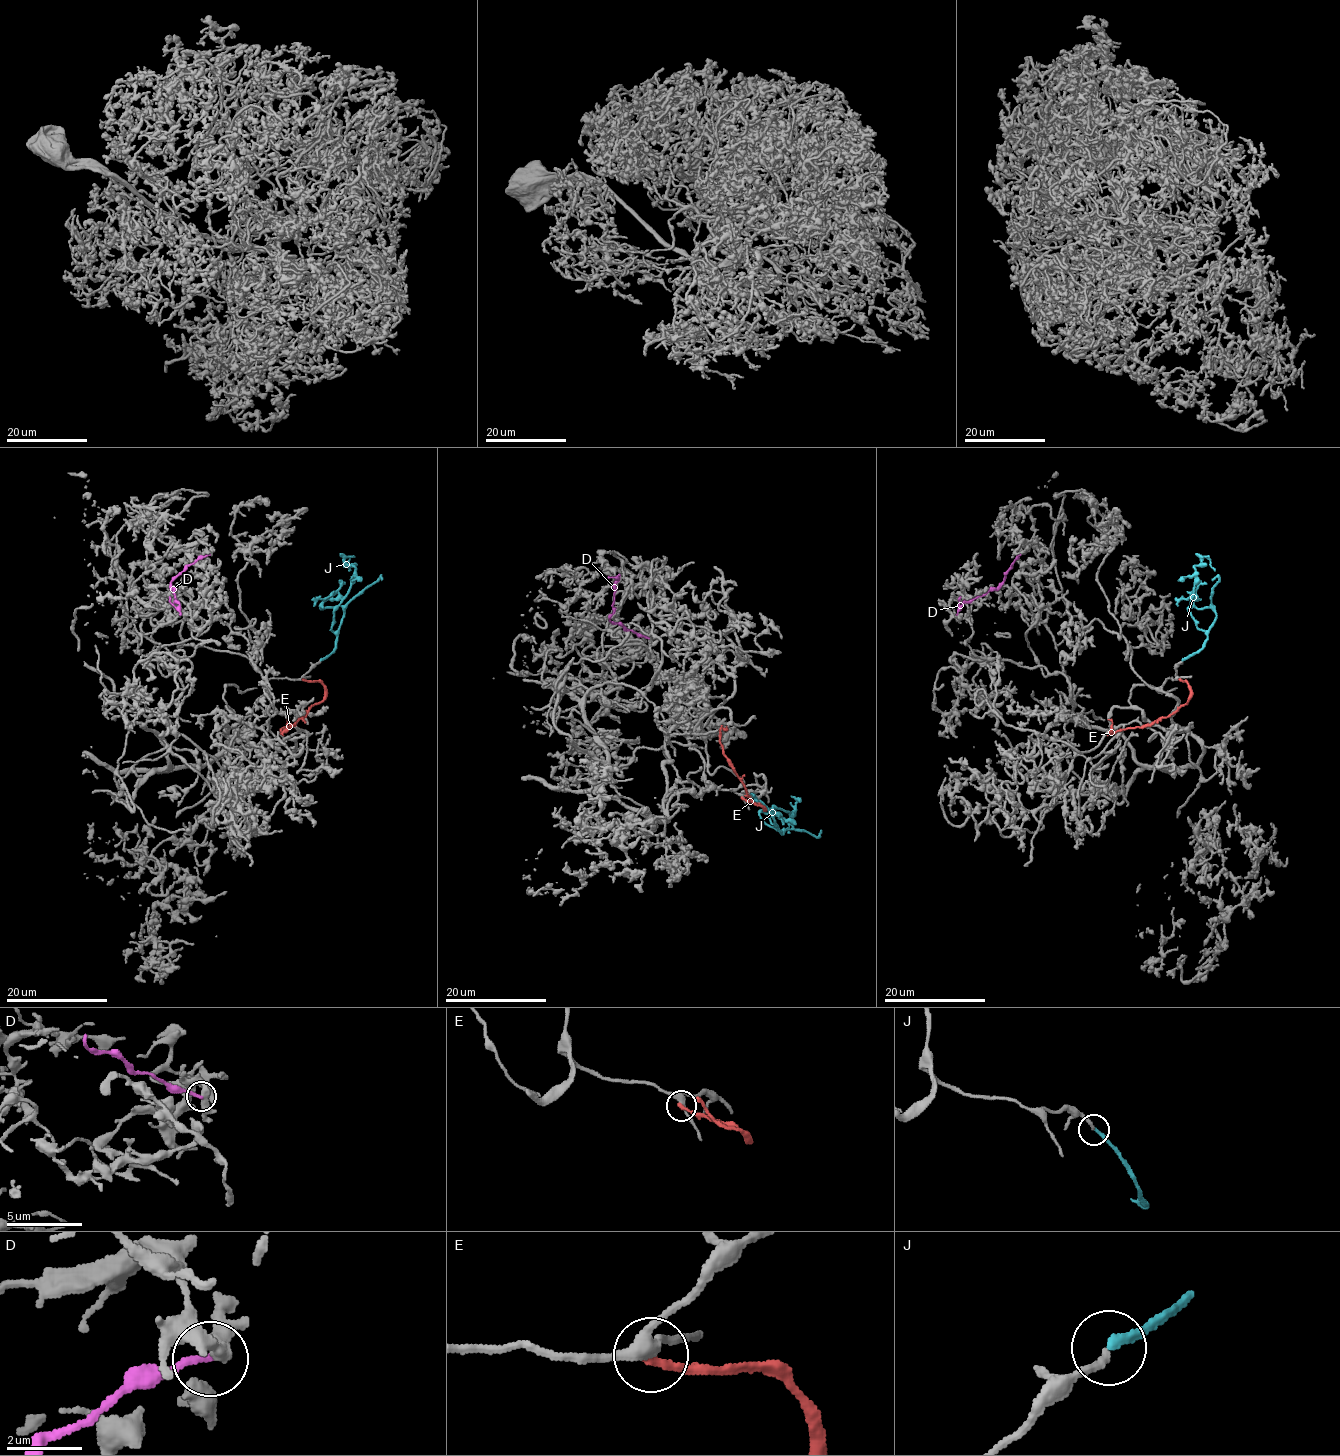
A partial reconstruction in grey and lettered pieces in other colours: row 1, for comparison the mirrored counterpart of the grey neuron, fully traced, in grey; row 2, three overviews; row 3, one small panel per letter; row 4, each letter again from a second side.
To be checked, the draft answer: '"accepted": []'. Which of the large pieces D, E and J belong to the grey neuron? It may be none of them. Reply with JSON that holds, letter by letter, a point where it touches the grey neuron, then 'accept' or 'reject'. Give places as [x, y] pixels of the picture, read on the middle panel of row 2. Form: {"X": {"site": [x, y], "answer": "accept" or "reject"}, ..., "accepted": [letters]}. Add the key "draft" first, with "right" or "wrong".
{"draft": "right", "D": {"site": [648, 638], "answer": "reject"}, "E": {"site": [742, 798], "answer": "reject"}, "J": {"site": [759, 800], "answer": "reject"}, "accepted": []}

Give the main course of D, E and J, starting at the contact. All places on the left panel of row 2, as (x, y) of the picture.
D: (209, 554), (200, 556), (171, 581), (177, 607), (170, 601), (170, 596)
E: (303, 679), (319, 681), (324, 686), (325, 697), (291, 727), (281, 730), (281, 733), (287, 727), (287, 720)
J: (320, 660), (331, 653), (334, 610), (348, 592), (355, 567), (346, 557), (349, 571)

